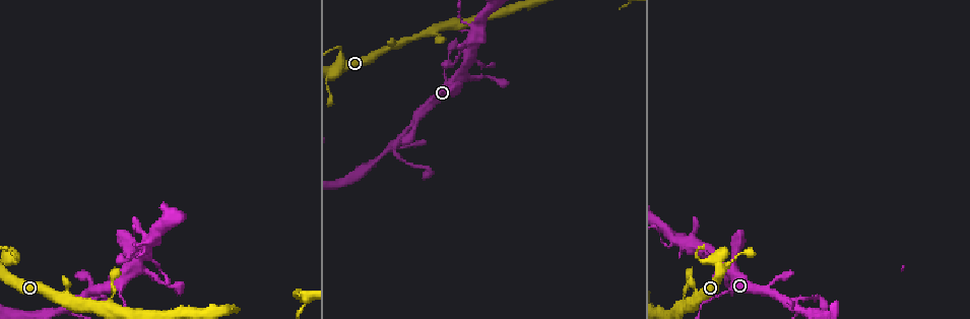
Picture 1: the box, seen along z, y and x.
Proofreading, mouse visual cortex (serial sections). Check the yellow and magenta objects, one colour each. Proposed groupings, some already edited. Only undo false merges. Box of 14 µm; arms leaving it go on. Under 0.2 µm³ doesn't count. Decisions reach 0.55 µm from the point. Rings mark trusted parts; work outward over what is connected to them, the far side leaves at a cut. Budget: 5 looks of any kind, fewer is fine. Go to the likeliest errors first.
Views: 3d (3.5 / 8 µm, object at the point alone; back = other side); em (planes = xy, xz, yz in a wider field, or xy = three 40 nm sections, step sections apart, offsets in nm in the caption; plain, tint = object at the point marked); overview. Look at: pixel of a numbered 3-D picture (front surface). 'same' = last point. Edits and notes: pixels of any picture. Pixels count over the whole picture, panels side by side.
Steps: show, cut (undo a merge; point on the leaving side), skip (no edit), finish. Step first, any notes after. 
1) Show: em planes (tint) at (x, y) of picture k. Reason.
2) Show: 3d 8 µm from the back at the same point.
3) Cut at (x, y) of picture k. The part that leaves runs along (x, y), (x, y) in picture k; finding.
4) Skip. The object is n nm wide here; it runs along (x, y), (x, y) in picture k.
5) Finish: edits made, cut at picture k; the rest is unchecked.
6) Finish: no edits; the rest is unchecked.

Show: 3d 3.5 µm at (794, 309) of picture 1. Branch point.

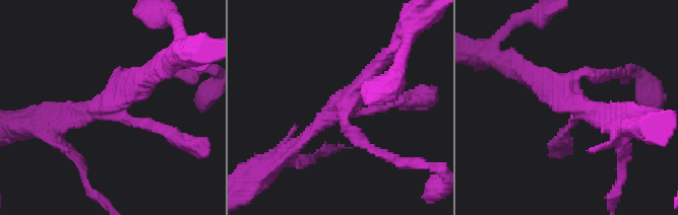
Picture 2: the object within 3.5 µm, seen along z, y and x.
Show: em xy step 5 (tint) at (117, 101) of picture 2. Now the EM.

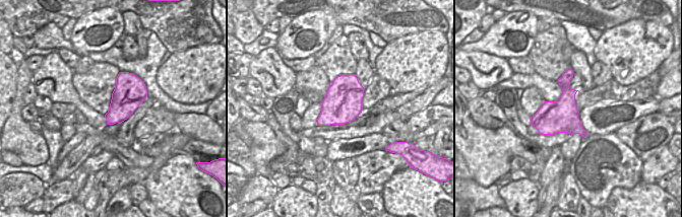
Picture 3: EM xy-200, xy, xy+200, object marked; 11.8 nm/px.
Skip. The object is 460 nm wide here; it runs along (384, 59), (353, 98), (294, 150) in picture 2; all the same cell.

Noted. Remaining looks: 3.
Show: 3d 8 µm from the back at (666, 245) of picture 1. Abrupt turn.

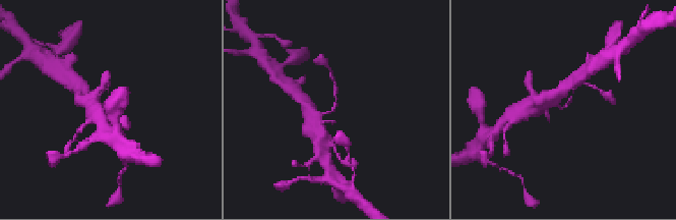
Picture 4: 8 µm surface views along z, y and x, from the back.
Show: em xy step 3 (tint) at (563, 106) of picture 4. Now the EM.

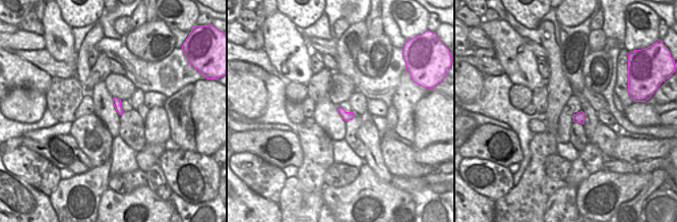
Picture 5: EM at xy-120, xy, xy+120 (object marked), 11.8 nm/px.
Skip. It runs along (314, 118), (332, 110), (334, 89) in picture 4; continuous, no second cell.

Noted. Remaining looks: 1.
Finish: no edits; the rest is unchecked.

